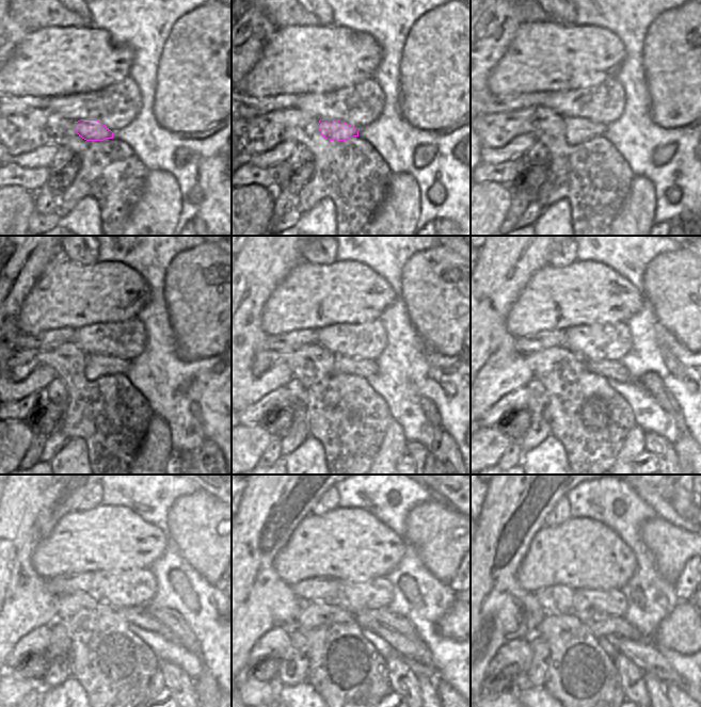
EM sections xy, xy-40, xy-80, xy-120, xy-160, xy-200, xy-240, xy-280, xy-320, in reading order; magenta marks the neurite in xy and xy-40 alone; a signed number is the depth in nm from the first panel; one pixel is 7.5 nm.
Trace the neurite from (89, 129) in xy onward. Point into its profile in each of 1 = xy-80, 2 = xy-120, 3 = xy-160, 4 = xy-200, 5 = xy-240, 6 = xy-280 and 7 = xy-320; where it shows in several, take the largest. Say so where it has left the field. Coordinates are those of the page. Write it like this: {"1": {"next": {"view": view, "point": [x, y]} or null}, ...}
{"1": {"next": {"view": "xy-80", "point": [577, 129]}}, "2": {"next": {"view": "xy-120", "point": [96, 365]}}, "3": {"next": {"view": "xy-160", "point": [363, 367]}}, "4": {"next": {"view": "xy-200", "point": [651, 382]}}, "5": {"next": {"view": "xy-240", "point": [168, 623]}}, "6": {"next": {"view": "xy-280", "point": [384, 617]}}, "7": {"next": {"view": "xy-320", "point": [660, 648]}}}

